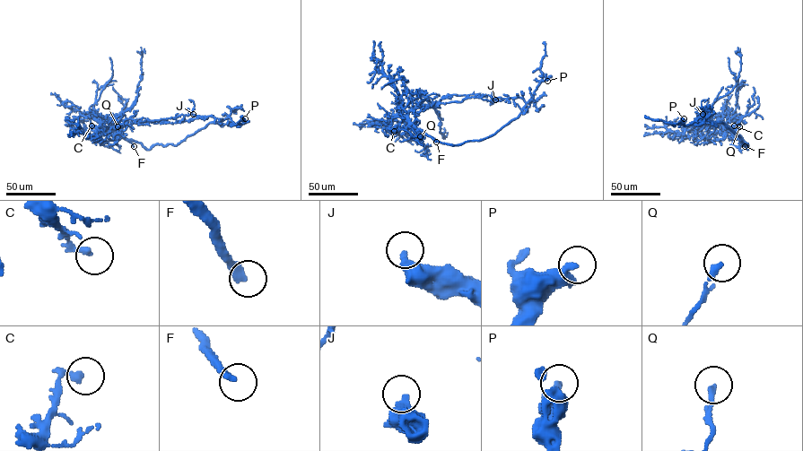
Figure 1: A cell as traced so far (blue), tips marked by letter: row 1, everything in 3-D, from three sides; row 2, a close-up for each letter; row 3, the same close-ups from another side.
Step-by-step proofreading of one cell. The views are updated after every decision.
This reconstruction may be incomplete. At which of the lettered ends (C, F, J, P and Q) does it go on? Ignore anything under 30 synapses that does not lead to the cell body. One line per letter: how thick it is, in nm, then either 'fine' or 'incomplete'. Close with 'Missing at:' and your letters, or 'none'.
C: calibre 240 nm; fine
F: calibre 320 nm; incomplete
J: calibre 460 nm; fine
P: calibre 440 nm; fine
Q: calibre 240 nm; fine
Missing at: F

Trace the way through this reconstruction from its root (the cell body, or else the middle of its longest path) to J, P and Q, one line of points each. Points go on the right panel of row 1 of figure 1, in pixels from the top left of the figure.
J: (747, 149), (748, 144), (744, 145), (740, 137), (723, 123), (701, 118), (702, 114)
P: (747, 149), (748, 144), (744, 145), (740, 137), (723, 123), (699, 117), (685, 125), (680, 123), (684, 118)
Q: (747, 149), (746, 143), (732, 132), (739, 126)

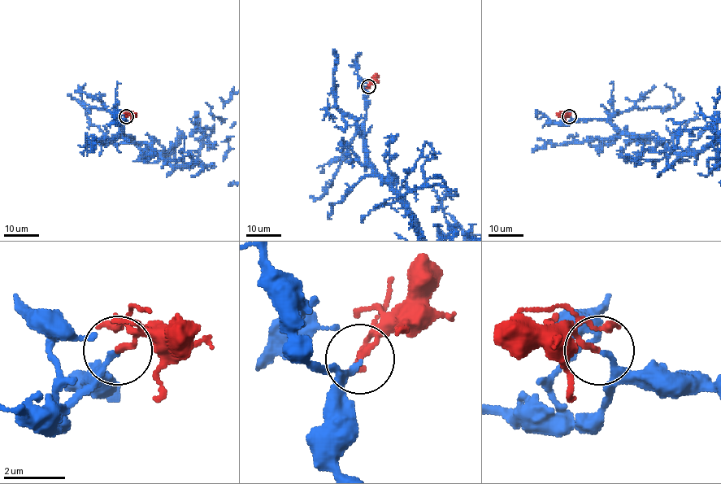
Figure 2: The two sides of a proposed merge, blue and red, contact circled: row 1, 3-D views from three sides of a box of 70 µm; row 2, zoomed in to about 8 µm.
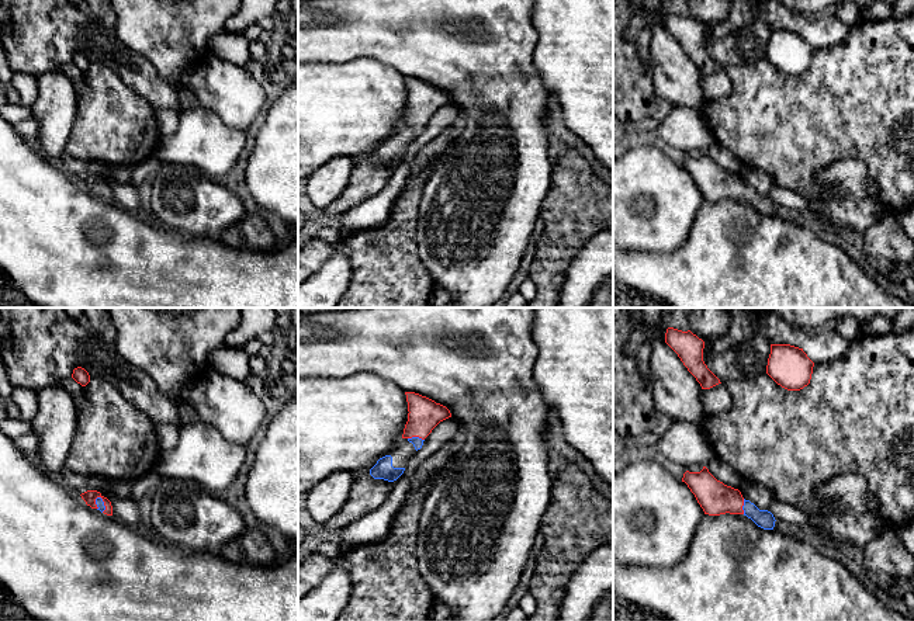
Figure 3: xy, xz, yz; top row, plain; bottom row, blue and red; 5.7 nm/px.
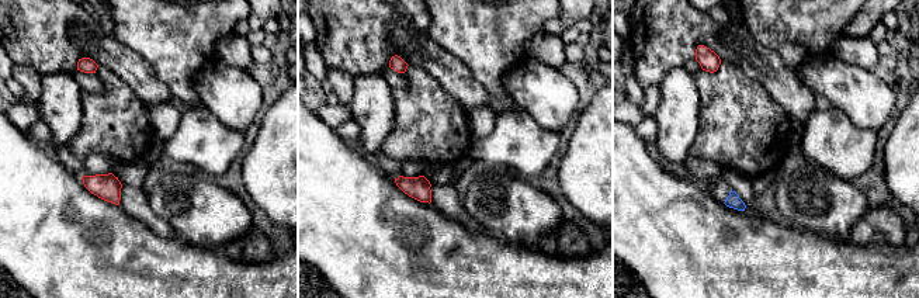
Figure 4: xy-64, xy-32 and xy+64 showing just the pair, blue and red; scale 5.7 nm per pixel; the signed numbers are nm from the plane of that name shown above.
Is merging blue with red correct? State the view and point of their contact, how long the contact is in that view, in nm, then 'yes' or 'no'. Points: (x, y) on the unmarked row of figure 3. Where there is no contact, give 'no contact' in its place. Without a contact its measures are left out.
meets blue in xz at (416, 122); contact 100 nm long; yes

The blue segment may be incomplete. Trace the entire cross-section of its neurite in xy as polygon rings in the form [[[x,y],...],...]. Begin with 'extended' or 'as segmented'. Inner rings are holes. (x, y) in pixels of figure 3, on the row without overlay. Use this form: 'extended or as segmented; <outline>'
extended; [[[87,176],[80,180],[87,191],[97,194],[107,201],[112,201],[111,187],[97,176]]]

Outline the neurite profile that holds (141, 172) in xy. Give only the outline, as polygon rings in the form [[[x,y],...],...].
[[[156,156],[146,159],[145,162],[136,164],[132,169],[132,176],[128,184],[139,188],[141,184],[152,174],[156,174],[163,170],[163,164]]]

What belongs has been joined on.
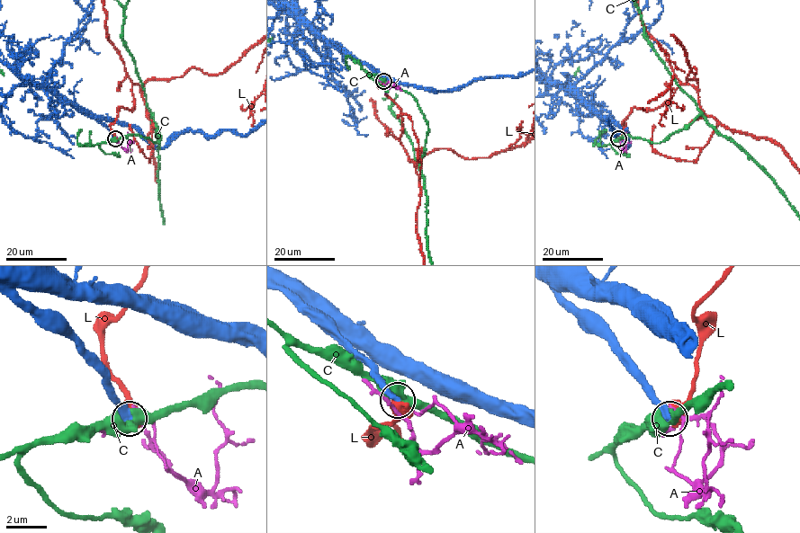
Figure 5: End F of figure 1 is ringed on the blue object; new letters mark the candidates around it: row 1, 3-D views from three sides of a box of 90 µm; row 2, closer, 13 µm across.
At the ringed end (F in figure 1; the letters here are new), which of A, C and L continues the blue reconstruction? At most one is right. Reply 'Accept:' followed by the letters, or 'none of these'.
Accept: none of these

